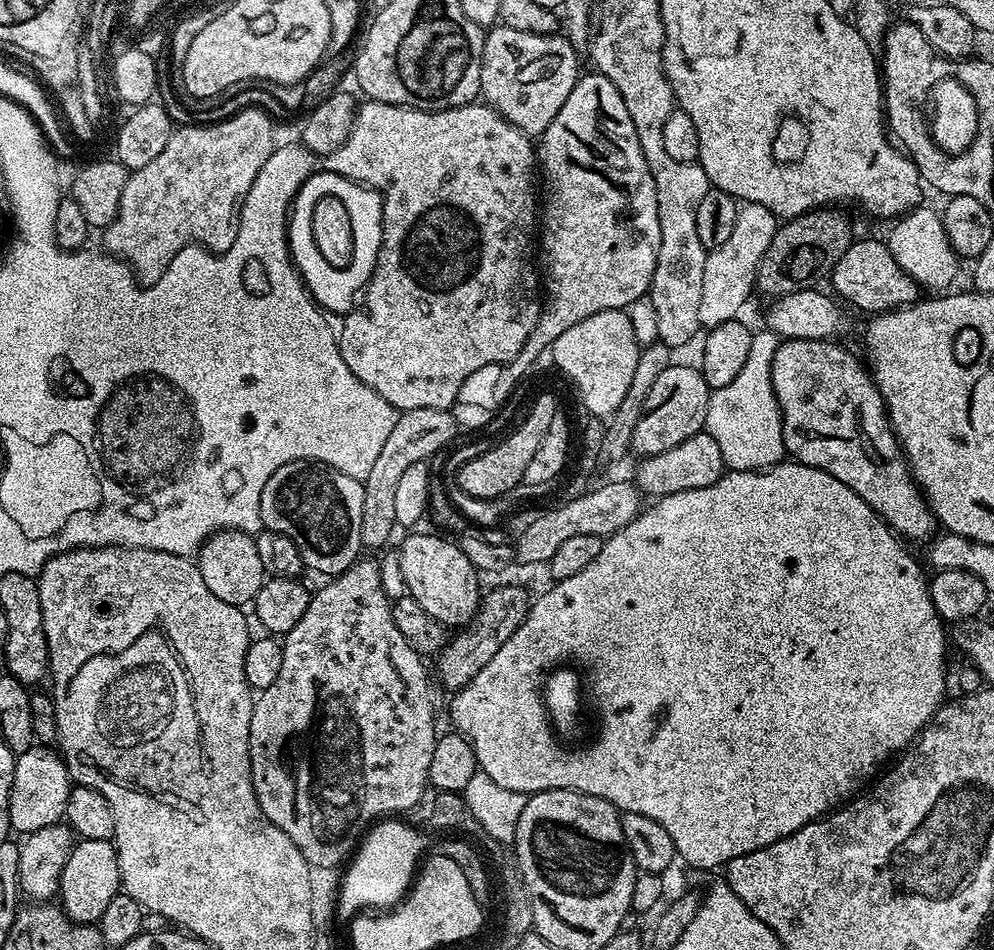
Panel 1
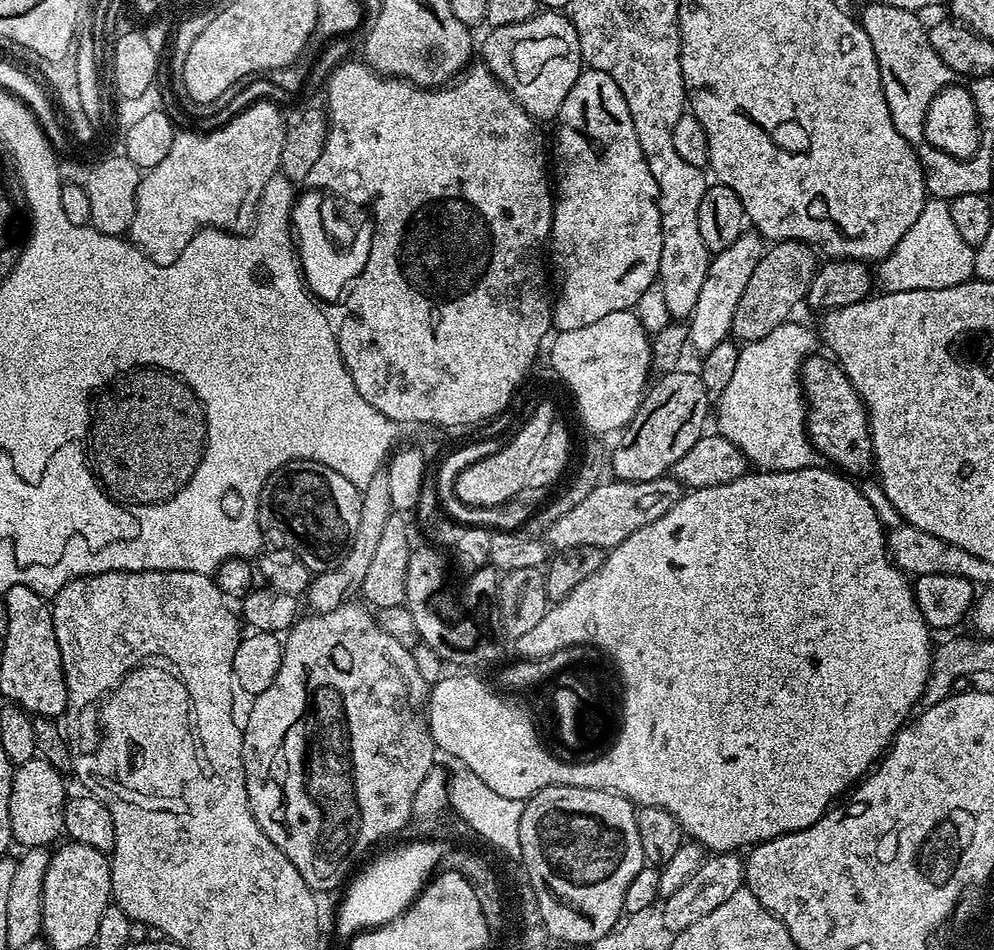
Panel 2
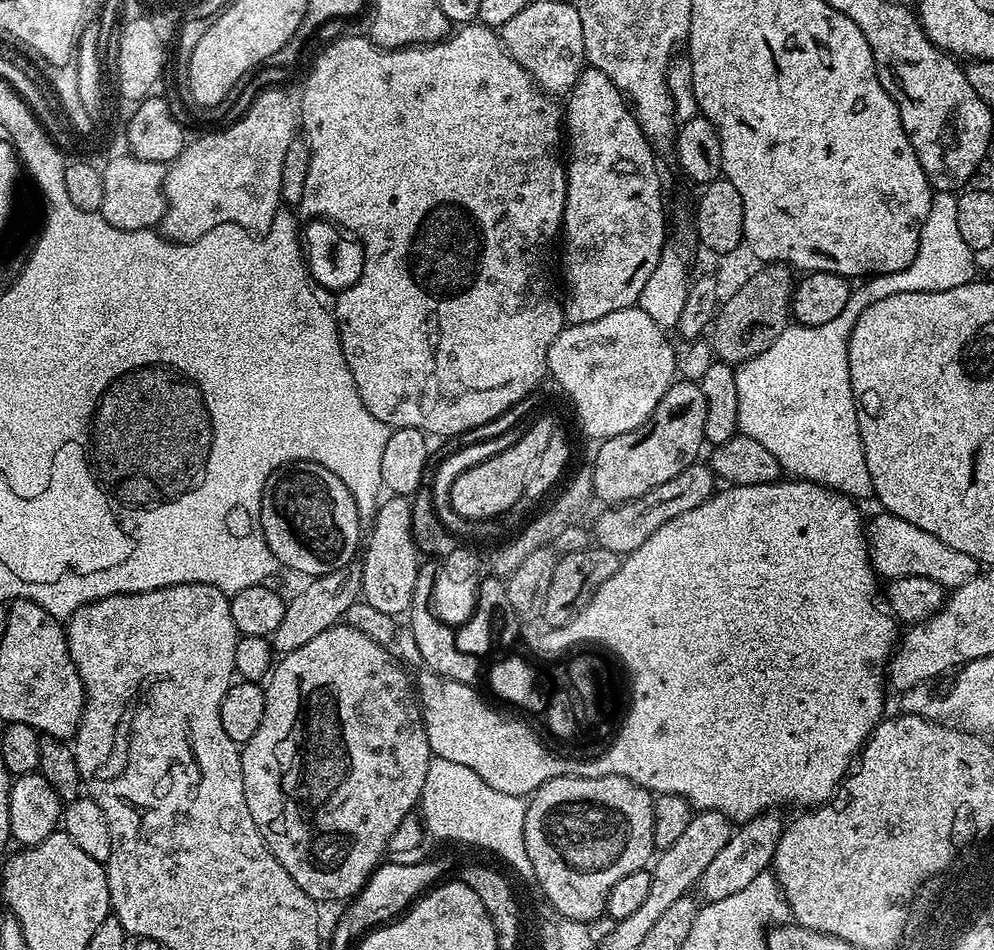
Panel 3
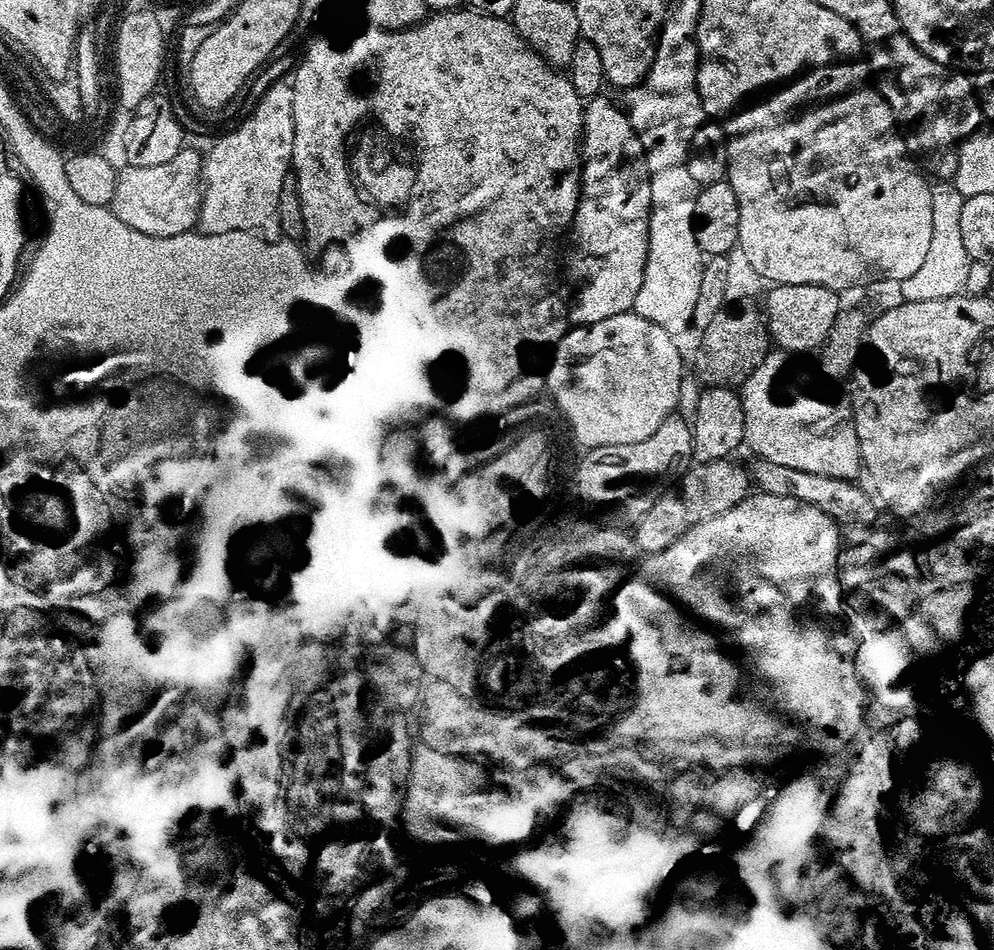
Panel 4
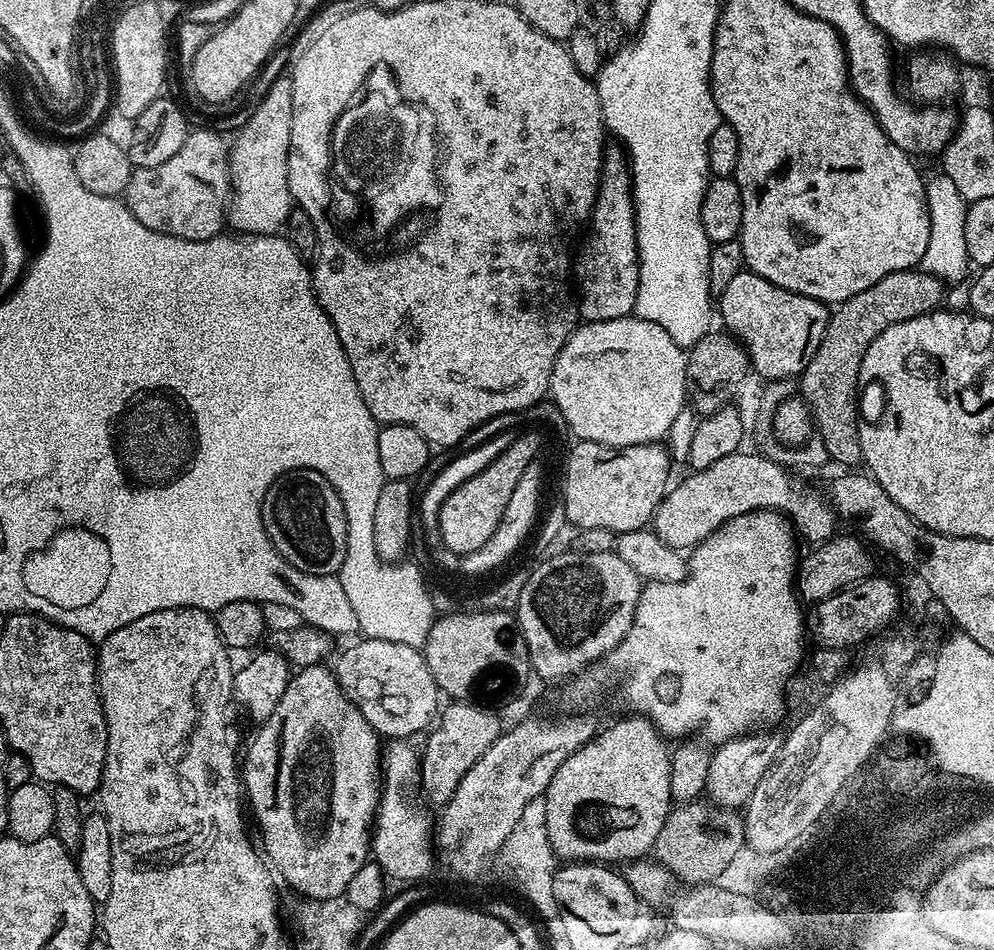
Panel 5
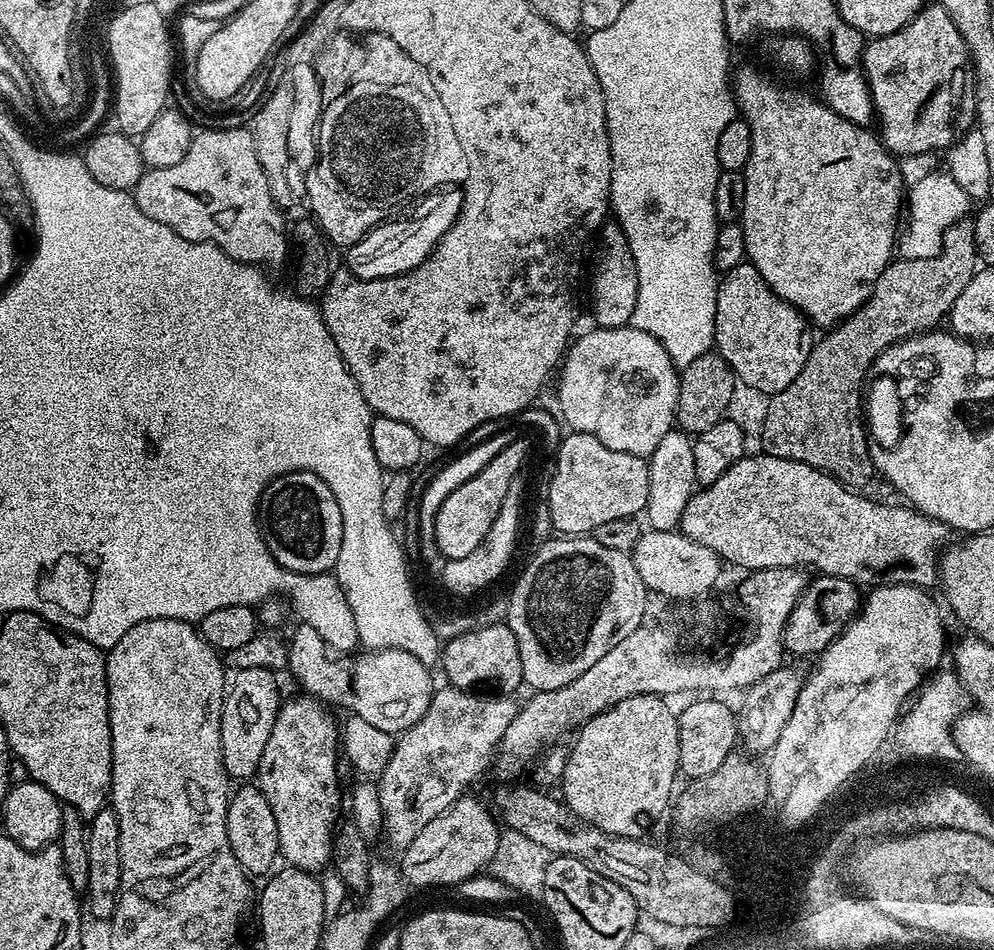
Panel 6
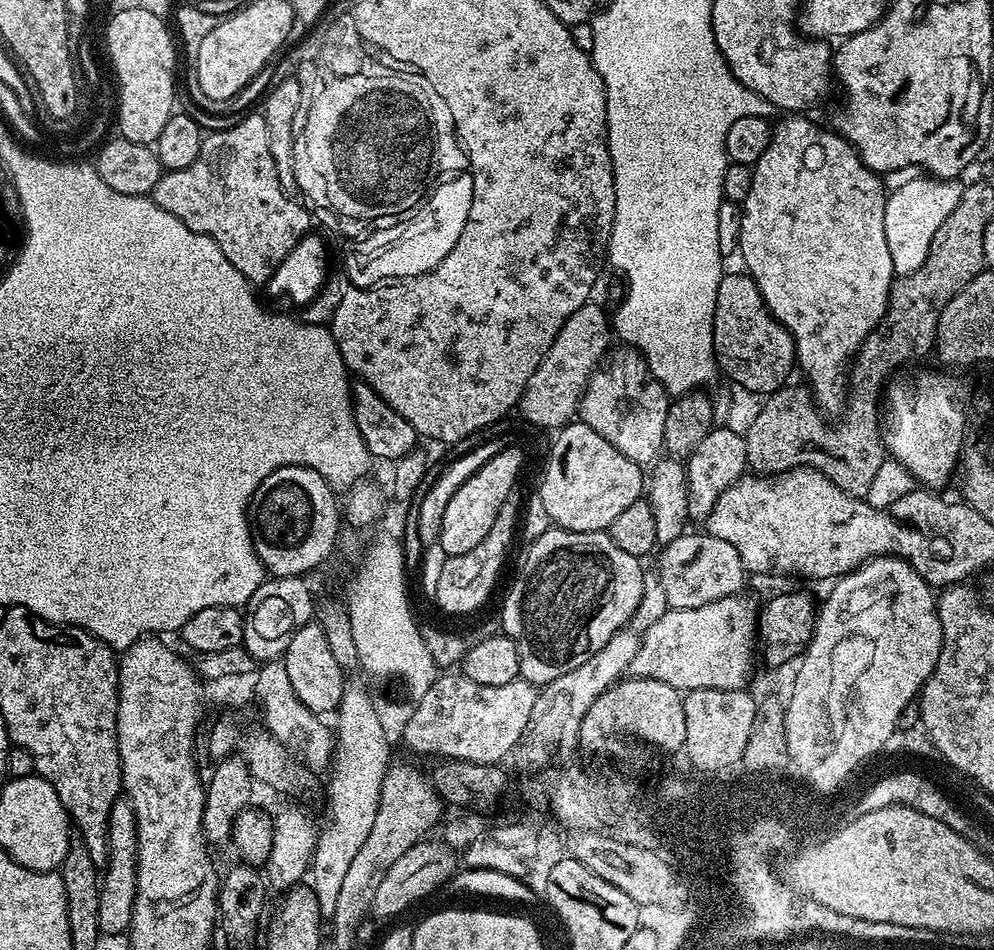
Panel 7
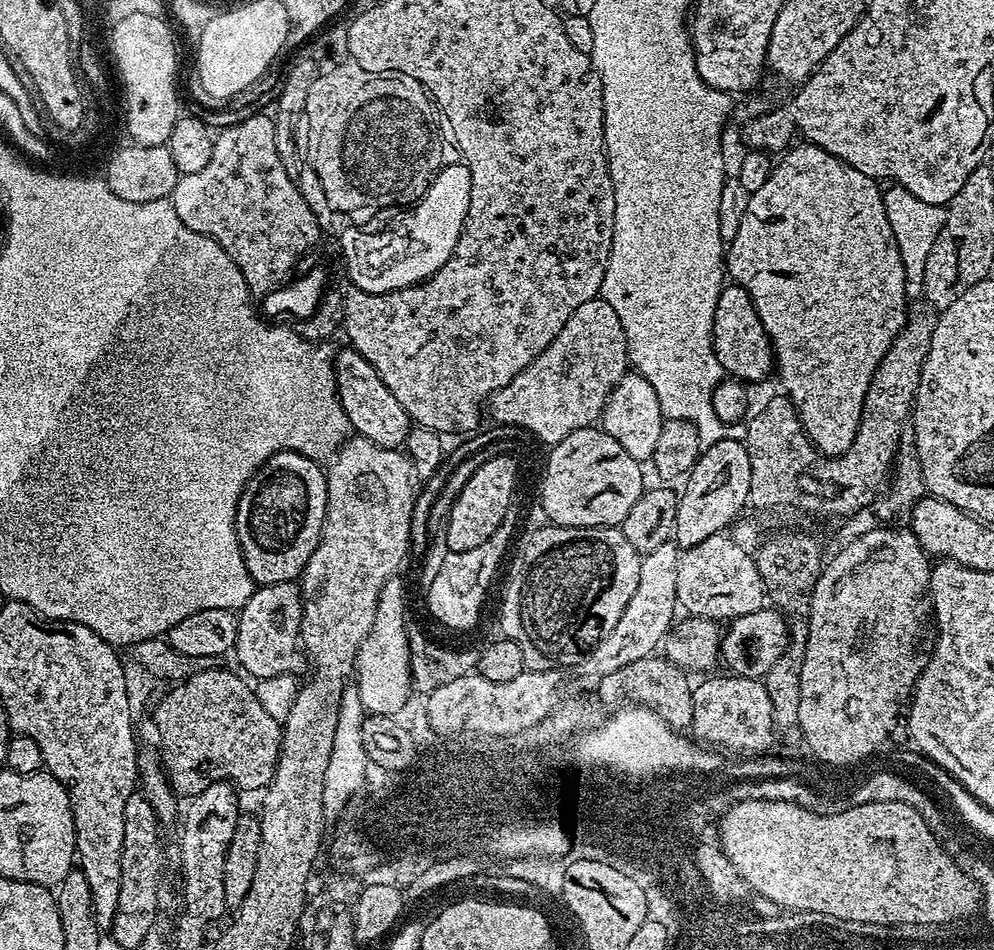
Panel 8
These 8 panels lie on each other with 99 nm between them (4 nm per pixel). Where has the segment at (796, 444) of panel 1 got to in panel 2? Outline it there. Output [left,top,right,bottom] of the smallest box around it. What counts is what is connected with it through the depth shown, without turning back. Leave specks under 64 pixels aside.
[800,355,874,478]

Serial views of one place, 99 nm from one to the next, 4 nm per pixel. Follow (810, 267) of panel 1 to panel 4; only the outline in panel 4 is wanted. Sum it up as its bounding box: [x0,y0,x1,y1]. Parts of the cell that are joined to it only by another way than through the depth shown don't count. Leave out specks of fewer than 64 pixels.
[694,307,770,386]

